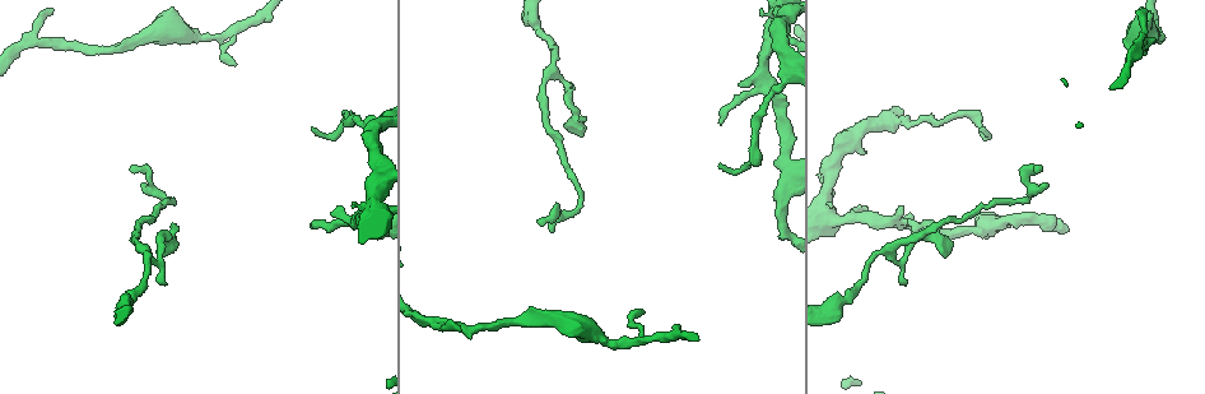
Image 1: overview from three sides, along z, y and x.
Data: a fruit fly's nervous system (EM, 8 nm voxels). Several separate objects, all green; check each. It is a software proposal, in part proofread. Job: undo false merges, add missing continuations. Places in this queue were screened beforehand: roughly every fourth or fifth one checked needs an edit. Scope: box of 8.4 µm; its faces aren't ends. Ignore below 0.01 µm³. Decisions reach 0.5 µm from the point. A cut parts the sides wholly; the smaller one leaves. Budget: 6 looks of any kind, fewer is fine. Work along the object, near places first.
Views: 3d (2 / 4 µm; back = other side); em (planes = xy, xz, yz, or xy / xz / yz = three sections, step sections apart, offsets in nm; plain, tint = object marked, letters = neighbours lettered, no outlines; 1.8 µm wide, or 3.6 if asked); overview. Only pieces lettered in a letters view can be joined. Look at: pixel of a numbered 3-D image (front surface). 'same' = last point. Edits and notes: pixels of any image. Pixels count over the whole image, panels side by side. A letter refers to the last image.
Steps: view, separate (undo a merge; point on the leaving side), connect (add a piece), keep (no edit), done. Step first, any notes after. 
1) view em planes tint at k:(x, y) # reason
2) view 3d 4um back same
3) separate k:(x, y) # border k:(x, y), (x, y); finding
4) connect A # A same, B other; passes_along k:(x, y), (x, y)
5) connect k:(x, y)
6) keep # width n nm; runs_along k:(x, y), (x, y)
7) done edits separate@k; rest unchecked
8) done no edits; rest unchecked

view 3d 2um at 1:(569, 130) # tapers out

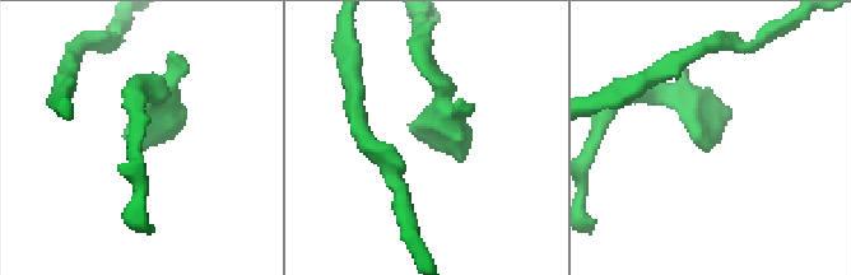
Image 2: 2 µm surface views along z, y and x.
view em 3.6um planes letters at 2:(708, 149)

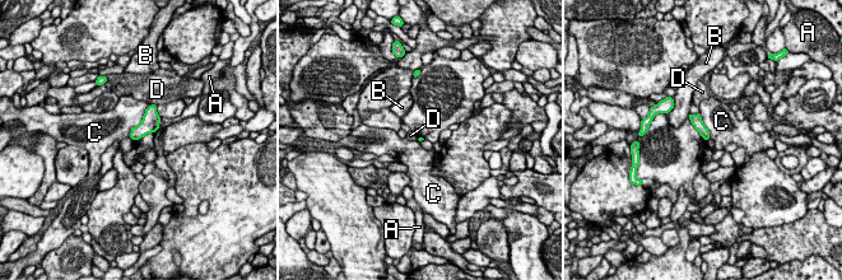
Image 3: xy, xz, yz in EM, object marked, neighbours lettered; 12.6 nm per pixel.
keep # A other, B other, C other, D other; border 3:(156, 104), (150, 106); no lettered piece goes on from it

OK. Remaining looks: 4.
view em xz step 8 tint at 1:(235, 67) # branch stops here

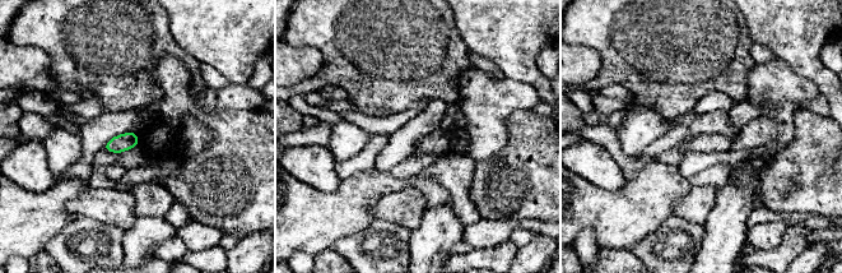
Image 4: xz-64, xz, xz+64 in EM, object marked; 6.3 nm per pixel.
view em yz step 8 letters same

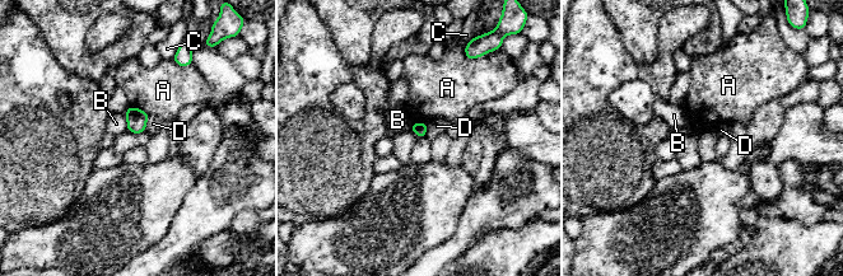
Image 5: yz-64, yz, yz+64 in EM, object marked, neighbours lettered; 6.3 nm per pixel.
keep # A other, B other, C other, D other; border 5:(149, 116), (144, 130); no lettered piece goes on from it

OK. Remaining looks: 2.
view em planes letters at 1:(1038, 171) # thin end

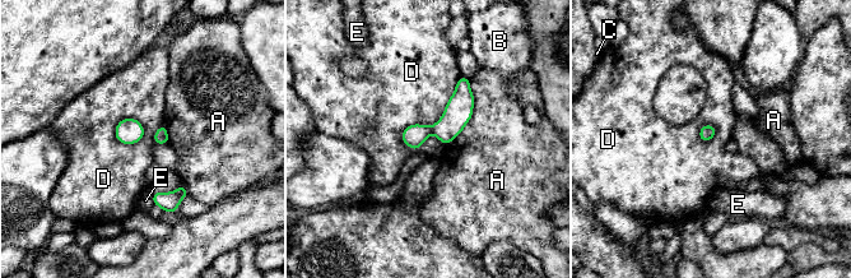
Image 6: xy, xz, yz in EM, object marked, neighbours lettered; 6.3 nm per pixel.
keep # width 90 nm; A other, B other, C other, D other, E other; runs_along 6:(465, 80), (459, 109), (408, 142); no lettered piece goes on from it

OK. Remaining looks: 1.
done no edits; rest unchecked

